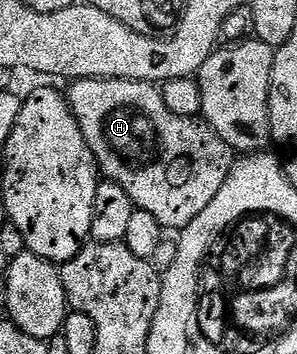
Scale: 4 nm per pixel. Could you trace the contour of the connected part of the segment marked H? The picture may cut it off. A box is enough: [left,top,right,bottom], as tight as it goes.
[66,77,237,231]

